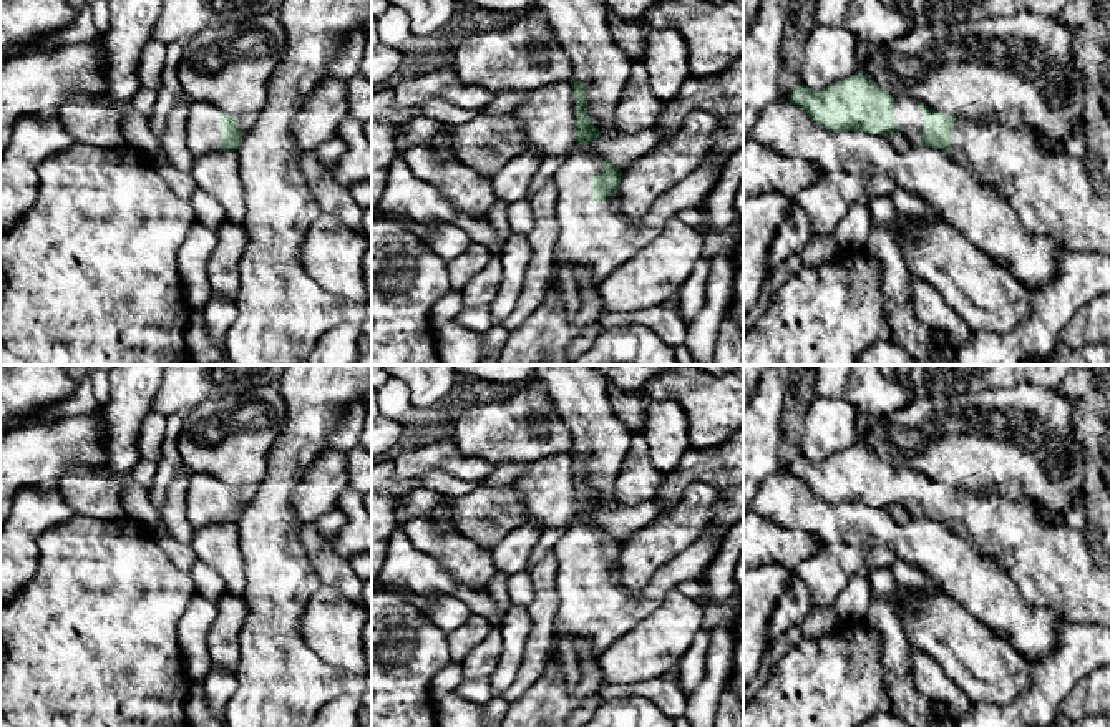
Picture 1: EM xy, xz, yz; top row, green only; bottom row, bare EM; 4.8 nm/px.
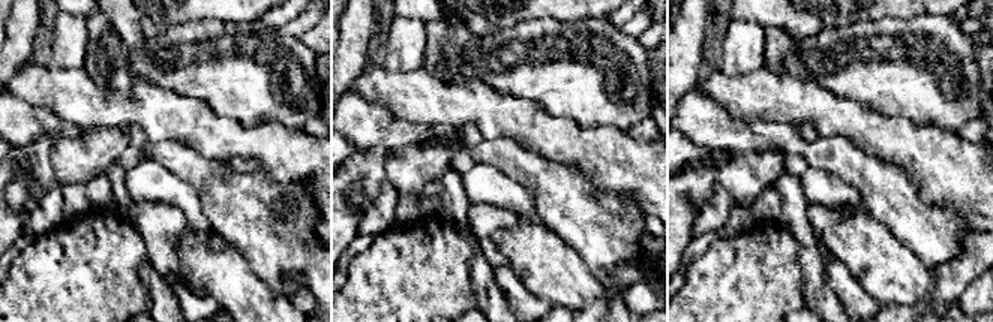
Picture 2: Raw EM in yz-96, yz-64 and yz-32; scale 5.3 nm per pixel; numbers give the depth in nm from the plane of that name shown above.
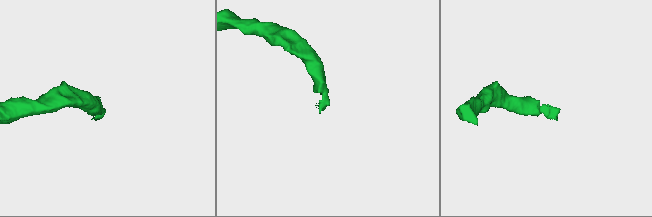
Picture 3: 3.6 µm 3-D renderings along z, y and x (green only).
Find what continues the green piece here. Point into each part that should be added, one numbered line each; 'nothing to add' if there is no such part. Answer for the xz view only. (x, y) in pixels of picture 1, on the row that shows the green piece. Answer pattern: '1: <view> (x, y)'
1: xz (598, 236)

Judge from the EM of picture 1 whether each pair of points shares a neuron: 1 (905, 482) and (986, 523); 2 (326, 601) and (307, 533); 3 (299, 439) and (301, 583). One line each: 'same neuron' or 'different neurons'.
1: same neuron
2: different neurons
3: same neuron

